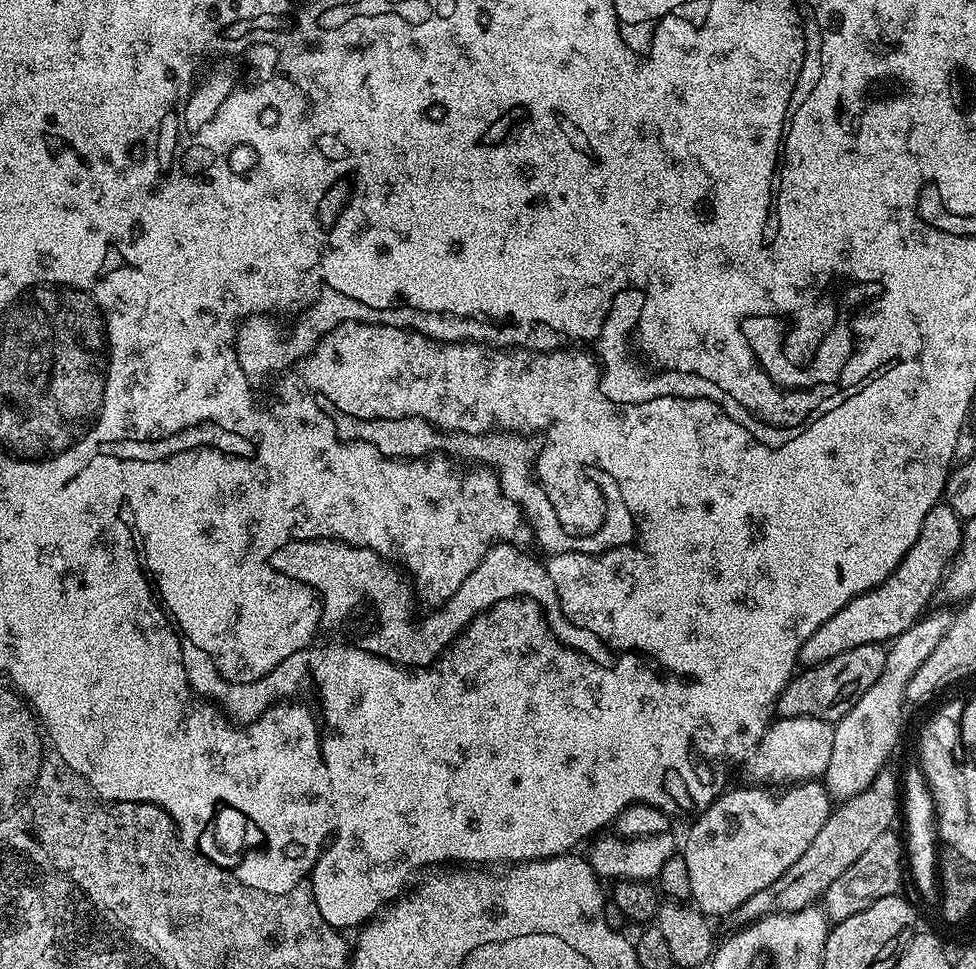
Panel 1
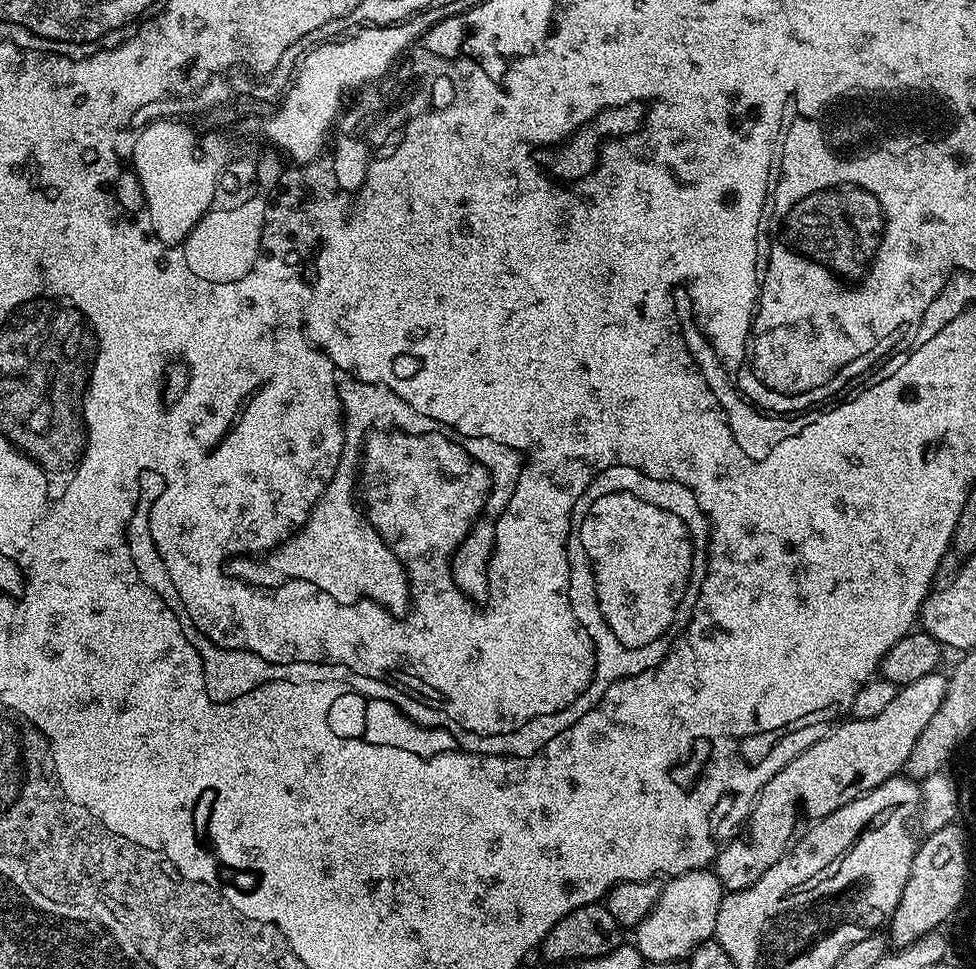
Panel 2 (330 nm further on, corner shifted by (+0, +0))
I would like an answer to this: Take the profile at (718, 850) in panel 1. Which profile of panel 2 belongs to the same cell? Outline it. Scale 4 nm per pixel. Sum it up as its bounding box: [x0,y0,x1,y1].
[714,670,948,892]

